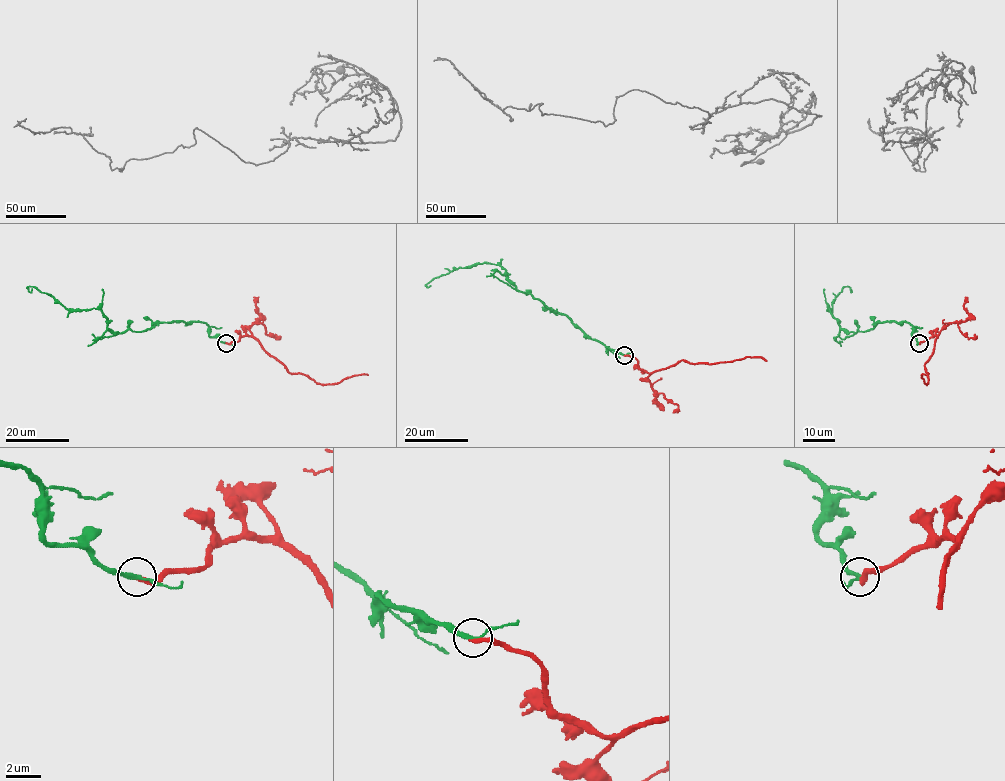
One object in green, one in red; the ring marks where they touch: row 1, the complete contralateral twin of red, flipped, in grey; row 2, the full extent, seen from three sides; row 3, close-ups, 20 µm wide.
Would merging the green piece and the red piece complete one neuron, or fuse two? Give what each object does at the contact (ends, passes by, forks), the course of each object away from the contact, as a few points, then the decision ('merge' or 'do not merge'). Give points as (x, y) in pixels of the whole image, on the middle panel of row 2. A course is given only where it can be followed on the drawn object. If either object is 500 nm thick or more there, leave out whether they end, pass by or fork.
green passes by; red ends there; green runs (624, 355), (591, 339), (564, 314), (517, 290), (498, 265), (482, 263), (455, 268), (425, 285), (430, 286); red runs (624, 355), (631, 356), (640, 369), (651, 373), (675, 365), (681, 360), (713, 364), (752, 357), (767, 361); merge

